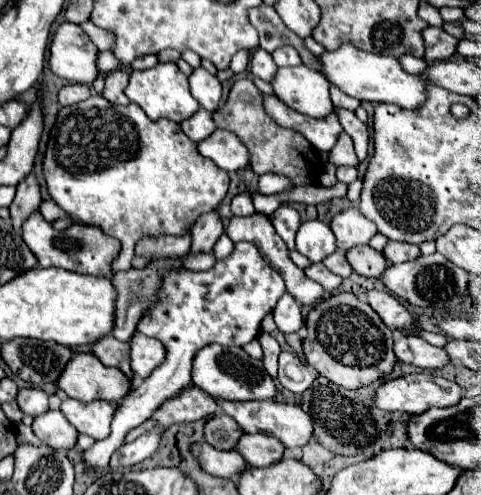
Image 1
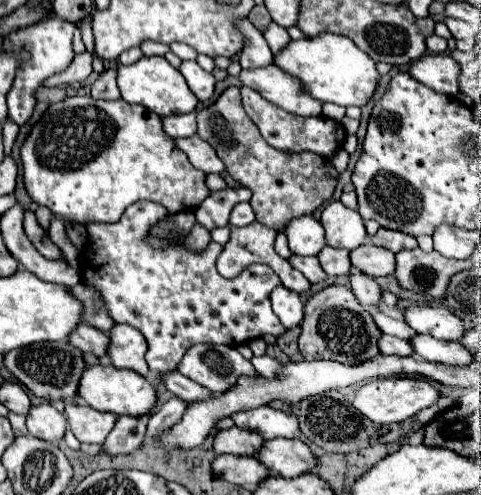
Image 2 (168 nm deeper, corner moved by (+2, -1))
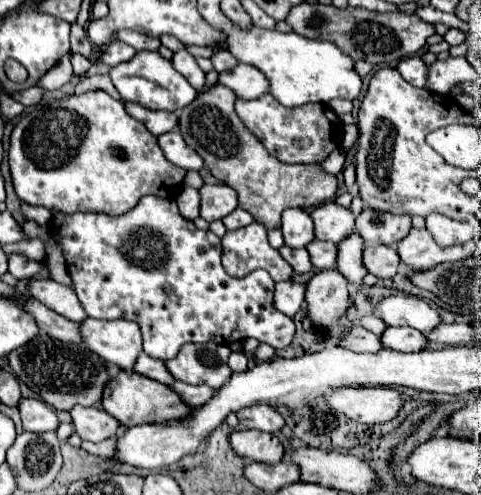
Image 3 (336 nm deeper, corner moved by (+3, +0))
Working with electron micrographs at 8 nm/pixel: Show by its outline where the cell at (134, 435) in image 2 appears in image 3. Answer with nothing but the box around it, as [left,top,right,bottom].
[82,436,118,458]

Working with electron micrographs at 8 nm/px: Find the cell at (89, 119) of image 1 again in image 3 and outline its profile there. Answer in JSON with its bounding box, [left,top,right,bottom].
[10,92,186,216]

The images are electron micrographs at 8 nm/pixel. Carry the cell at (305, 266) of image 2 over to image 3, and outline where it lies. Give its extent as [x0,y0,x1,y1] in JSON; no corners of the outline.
[278,246,314,274]

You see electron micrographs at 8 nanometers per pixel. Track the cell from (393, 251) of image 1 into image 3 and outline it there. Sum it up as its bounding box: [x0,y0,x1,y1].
[356,210,412,246]

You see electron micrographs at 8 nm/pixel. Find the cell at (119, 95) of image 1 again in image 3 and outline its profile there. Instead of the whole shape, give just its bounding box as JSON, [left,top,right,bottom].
[76,74,120,100]

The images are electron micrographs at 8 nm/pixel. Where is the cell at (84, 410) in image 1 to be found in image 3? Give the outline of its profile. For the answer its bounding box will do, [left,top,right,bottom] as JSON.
[70,406,120,442]

